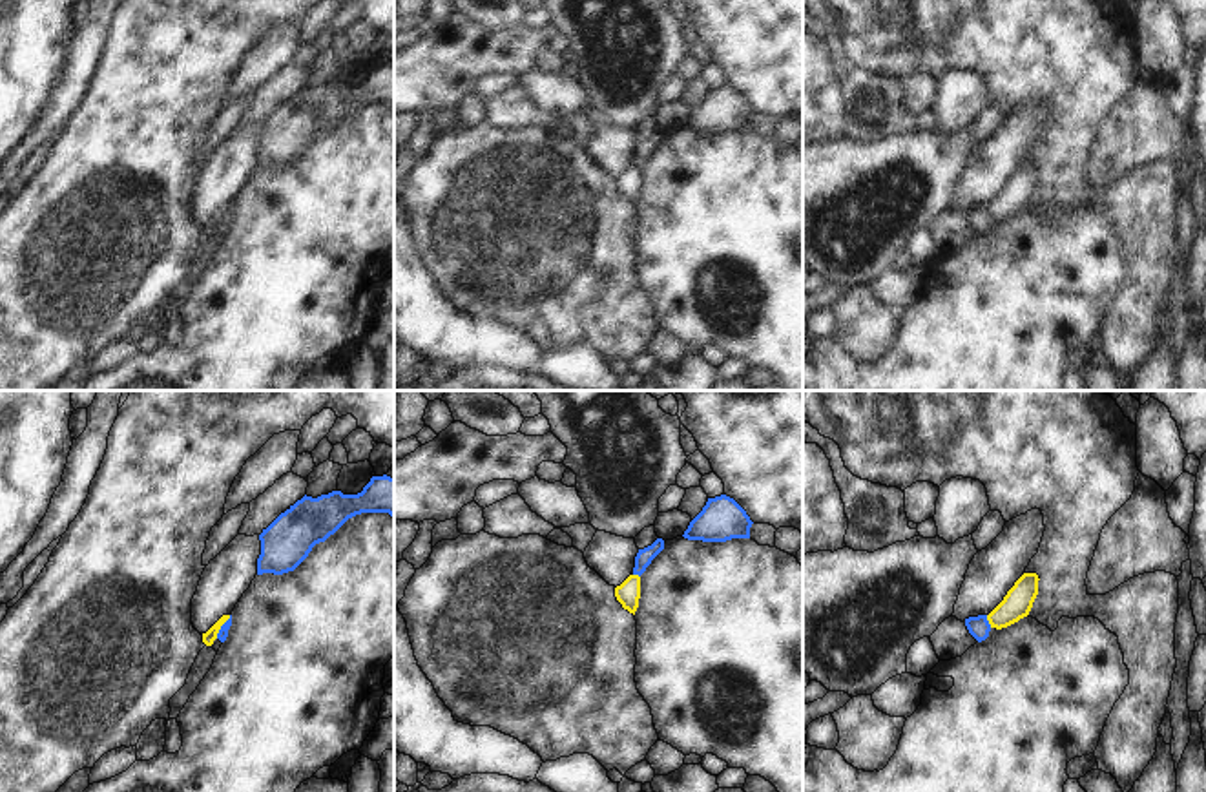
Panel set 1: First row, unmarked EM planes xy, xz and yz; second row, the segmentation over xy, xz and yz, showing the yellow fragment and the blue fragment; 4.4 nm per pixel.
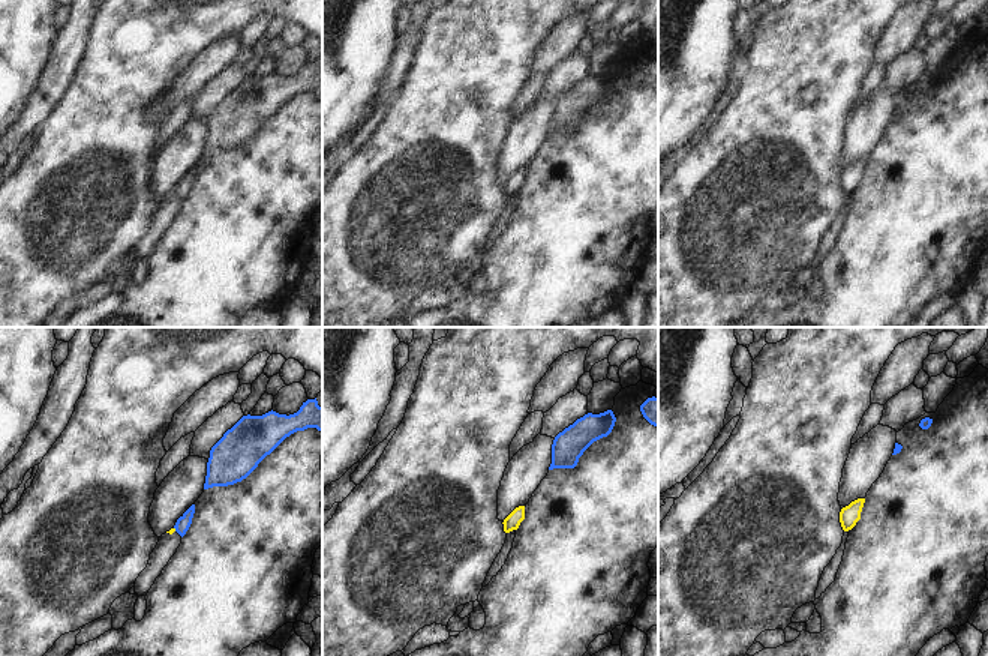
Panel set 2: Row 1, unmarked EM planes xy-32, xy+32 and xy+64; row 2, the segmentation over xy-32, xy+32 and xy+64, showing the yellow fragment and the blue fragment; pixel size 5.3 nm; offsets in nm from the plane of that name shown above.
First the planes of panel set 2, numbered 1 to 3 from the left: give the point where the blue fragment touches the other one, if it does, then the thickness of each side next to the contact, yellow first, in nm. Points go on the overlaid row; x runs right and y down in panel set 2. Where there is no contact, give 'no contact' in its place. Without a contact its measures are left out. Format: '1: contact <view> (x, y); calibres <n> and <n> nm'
1: no contact
2: no contact
3: no contact

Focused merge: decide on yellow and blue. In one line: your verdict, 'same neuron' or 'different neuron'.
different neuron

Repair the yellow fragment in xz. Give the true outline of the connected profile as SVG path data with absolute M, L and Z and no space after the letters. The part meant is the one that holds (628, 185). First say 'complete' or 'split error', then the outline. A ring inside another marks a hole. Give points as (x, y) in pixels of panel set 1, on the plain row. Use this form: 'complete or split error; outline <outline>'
complete; outline M629 166L620 177L615 179L615 188L624 201L635 206L640 190L640 168Z

